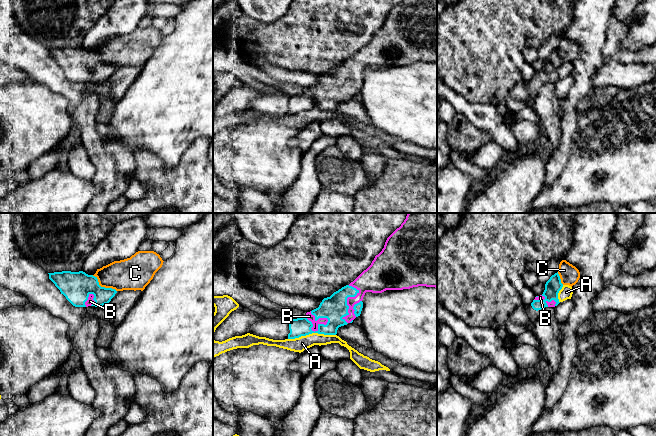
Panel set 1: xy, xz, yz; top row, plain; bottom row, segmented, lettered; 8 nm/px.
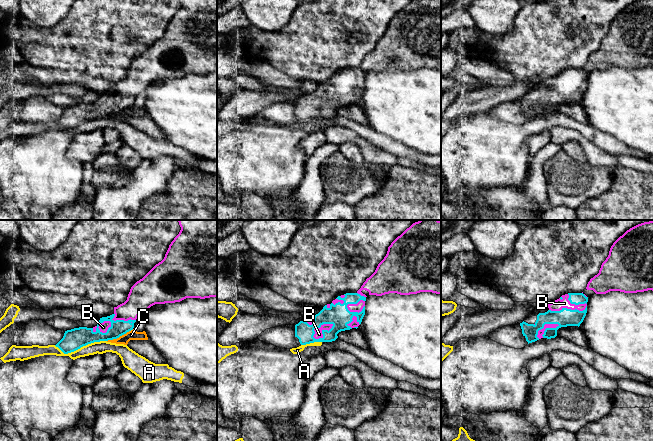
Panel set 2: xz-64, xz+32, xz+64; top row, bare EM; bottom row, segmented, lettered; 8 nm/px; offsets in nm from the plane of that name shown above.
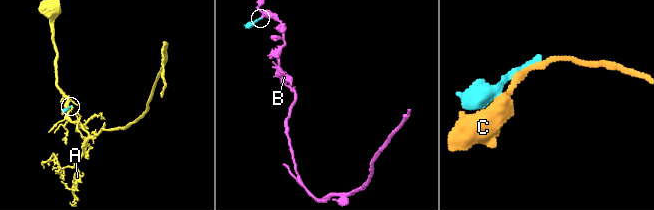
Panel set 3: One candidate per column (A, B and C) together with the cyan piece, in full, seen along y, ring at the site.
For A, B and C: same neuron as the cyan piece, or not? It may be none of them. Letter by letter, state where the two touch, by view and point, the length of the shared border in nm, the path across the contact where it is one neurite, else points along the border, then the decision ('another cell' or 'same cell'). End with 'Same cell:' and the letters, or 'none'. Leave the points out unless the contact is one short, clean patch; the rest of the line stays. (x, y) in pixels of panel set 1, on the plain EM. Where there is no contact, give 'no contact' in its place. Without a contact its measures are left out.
A: contact xz (311, 109); length 380 nm; another cell
B: contact xz (327, 94); length 190 nm; same cell
C: contact xy (103, 63); length 240 nm; another cell
Same cell: B

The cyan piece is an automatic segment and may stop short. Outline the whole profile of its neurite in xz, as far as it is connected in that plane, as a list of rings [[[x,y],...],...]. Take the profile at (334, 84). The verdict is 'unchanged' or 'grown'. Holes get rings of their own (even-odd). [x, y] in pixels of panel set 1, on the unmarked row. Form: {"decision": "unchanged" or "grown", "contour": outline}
{"decision": "grown", "contour": [[[401,0],[387,14],[384,24],[371,41],[353,58],[324,74],[319,83],[307,88],[305,93],[290,96],[288,115],[312,109],[336,111],[339,103],[360,92],[366,68],[382,69],[418,62],[437,64],[437,0]]]}

